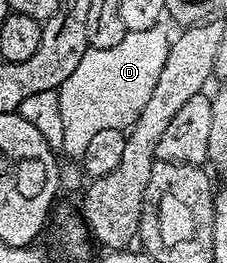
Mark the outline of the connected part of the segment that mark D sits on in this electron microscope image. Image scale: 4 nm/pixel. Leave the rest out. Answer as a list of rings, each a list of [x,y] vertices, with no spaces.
[[[162,27],[148,31],[132,31],[116,43],[116,47],[89,48],[76,66],[76,71],[57,89],[61,118],[64,125],[64,143],[61,149],[74,159],[81,158],[92,135],[105,129],[122,129],[124,123],[132,123],[144,111],[156,79],[168,59],[171,38]]]

